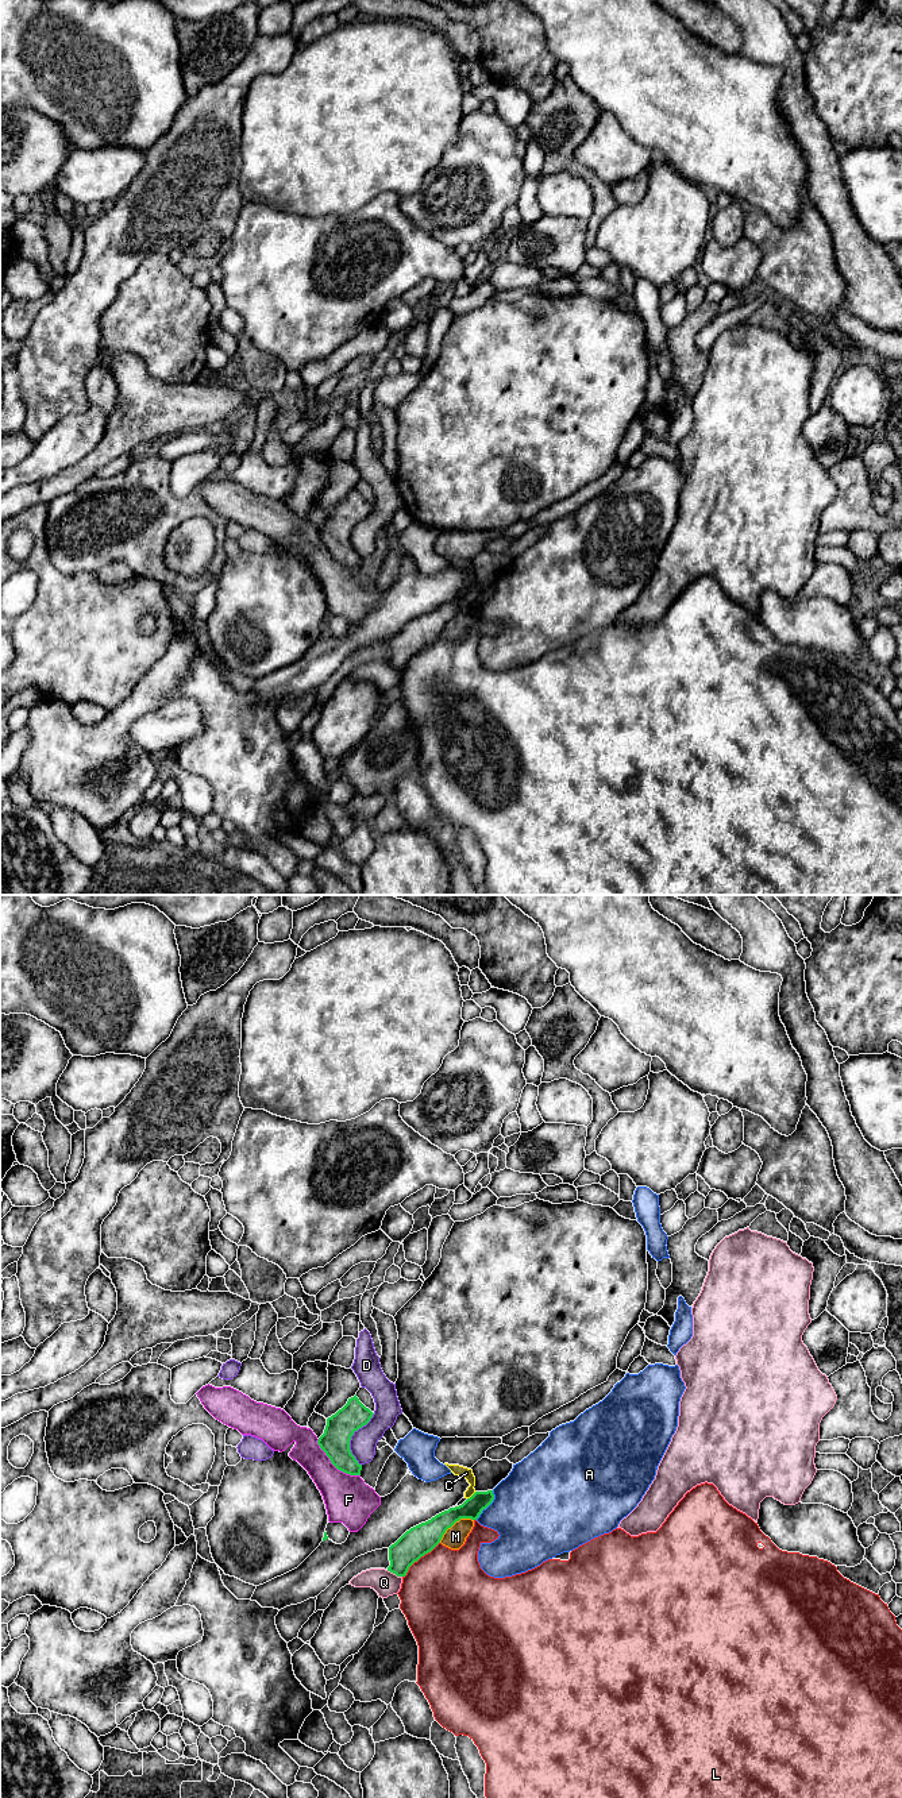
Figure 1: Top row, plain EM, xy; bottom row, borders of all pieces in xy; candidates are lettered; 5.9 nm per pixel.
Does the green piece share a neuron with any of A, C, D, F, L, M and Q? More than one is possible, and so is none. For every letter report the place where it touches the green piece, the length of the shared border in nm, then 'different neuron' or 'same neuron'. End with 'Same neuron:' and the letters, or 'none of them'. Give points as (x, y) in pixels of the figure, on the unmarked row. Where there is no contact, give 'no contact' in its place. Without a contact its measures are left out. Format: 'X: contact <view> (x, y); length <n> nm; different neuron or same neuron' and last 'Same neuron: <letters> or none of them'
A: contact xy (488, 598); length 200 nm; different neuron
C: contact xy (473, 587); length 70 nm; different neuron
D: contact xy (350, 531); length 320 nm; different neuron
F: contact xy (334, 558); length 340 nm; different neuron
L: contact xy (419, 651); length 300 nm; different neuron
M: contact xy (454, 616); length 240 nm; different neuron
Q: contact xy (394, 666); length 100 nm; different neuron
Same neuron: none of them

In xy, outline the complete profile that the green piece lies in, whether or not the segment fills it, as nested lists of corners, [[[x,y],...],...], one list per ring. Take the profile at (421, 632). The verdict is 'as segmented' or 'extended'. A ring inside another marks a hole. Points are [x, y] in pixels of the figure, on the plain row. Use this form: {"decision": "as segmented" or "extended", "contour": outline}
{"decision": "as segmented", "contour": [[[493,583],[475,584],[462,598],[450,601],[431,613],[406,624],[389,640],[390,659],[388,660],[388,664],[397,670],[405,670],[415,655],[431,645],[440,636],[448,621],[460,611],[477,613],[493,593]]]}

